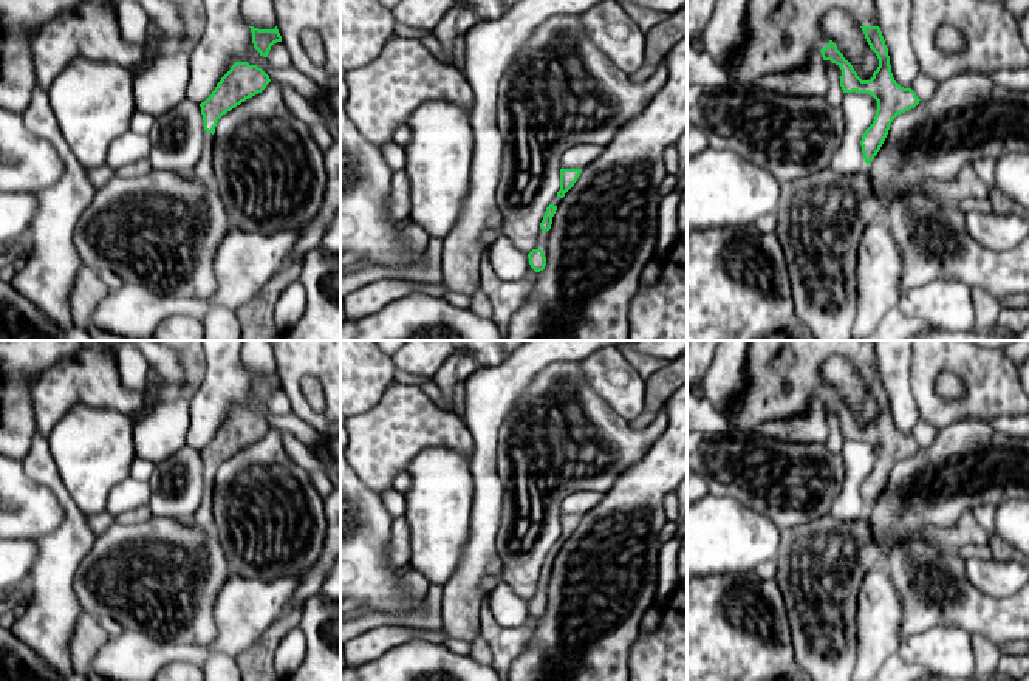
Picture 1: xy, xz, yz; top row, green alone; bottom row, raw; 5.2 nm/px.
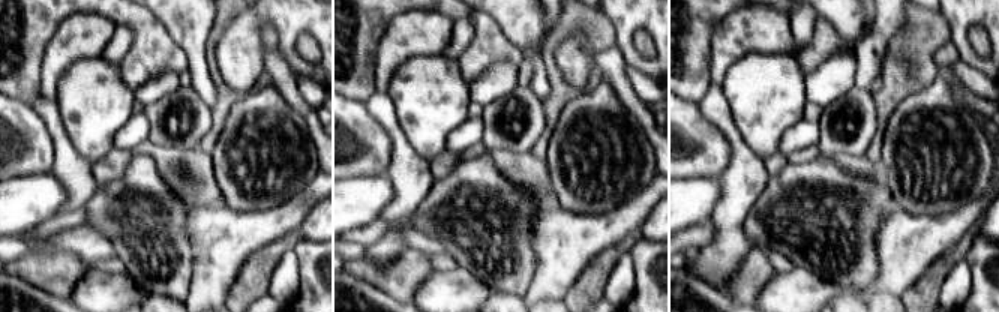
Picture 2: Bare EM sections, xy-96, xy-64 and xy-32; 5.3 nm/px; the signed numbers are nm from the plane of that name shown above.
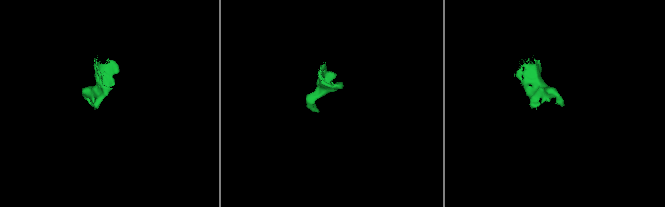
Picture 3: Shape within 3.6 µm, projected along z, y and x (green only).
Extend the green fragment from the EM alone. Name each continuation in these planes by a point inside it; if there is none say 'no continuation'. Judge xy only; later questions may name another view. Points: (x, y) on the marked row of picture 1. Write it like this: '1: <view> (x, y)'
1: xy (205, 171)

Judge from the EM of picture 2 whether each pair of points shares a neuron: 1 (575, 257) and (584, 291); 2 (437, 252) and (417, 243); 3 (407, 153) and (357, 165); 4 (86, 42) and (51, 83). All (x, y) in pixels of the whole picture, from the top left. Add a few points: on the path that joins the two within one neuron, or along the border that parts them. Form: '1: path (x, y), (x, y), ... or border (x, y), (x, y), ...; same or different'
1: border (603, 251), (591, 260), (564, 296); different
2: path (432, 248), (428, 243), (422, 243); same
3: border (380, 125), (390, 143), (390, 164), (386, 173); different
4: path (74, 48), (51, 71); same

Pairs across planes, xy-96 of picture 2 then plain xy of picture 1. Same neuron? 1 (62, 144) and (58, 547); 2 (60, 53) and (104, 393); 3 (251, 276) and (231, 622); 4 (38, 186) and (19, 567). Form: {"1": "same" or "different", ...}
{"1": "same", "2": "same", "3": "different", "4": "same"}

